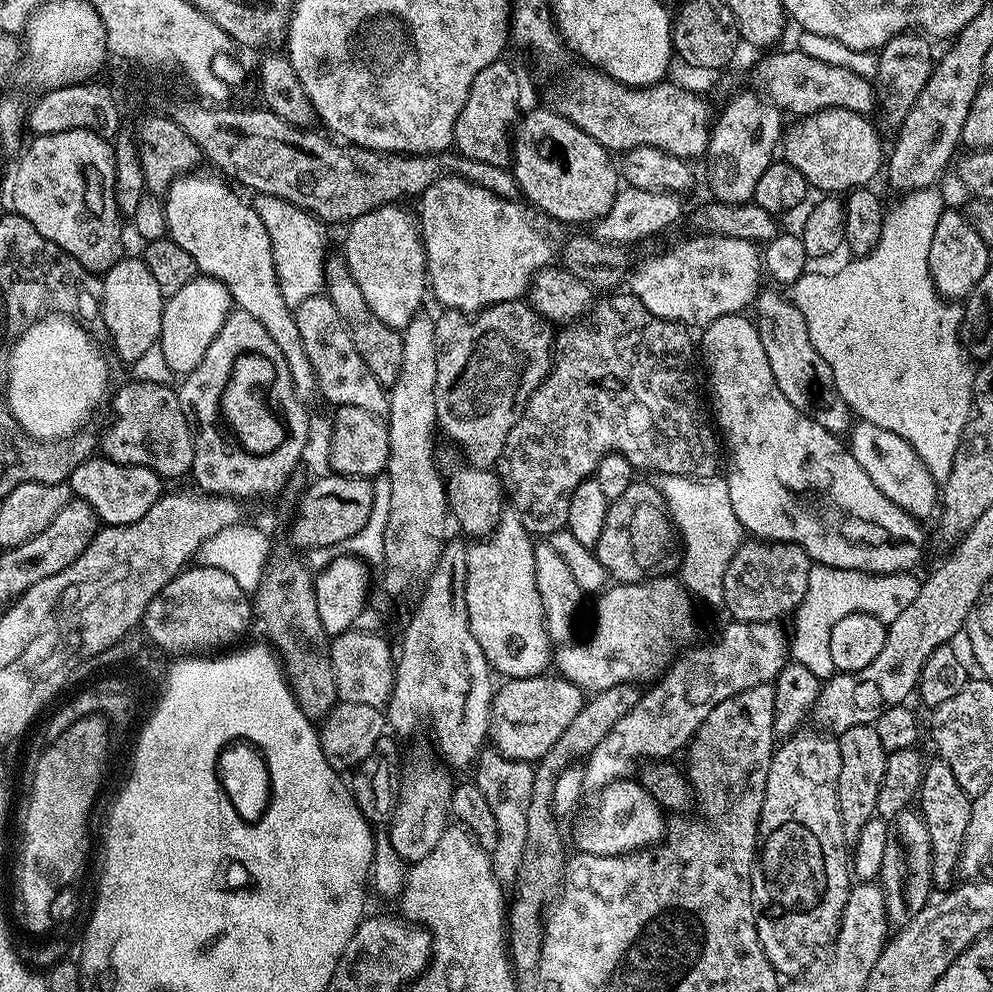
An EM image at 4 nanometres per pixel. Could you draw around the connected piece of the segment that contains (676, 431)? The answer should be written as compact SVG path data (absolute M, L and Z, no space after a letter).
M625 294L625 296L612 296L608 300L608 304L600 304L600 302L593 303L590 311L581 319L579 322L575 324L567 325L563 329L564 332L559 333L558 336L558 351L554 356L554 363L552 366L552 371L549 372L546 379L540 384L540 388L538 390L534 390L534 394L532 397L528 399L528 405L524 407L524 412L520 416L520 420L514 426L514 430L510 430L510 434L506 438L506 446L502 450L502 454L500 455L500 459L498 461L498 475L500 477L501 485L506 493L507 499L510 501L512 499L512 504L510 504L511 511L515 512L517 518L522 522L522 526L526 526L526 530L531 532L533 537L536 538L547 538L553 536L555 532L565 531L568 527L568 515L570 514L570 498L574 498L574 490L578 490L578 486L582 483L583 480L589 479L595 473L596 467L598 466L598 462L602 459L606 454L610 454L611 452L617 452L618 454L622 454L625 456L629 462L632 463L633 469L640 470L640 468L645 468L648 472L656 472L655 474L666 474L666 475L684 475L684 476L692 476L692 477L702 477L702 476L715 476L717 475L718 469L716 467L721 467L722 464L722 448L718 443L718 432L714 427L713 421L710 419L710 412L704 409L704 404L700 401L700 392L696 389L696 372L692 369L692 352L694 356L694 336L691 336L689 329L685 327L685 325L677 324L674 320L663 320L662 318L658 318L654 314L650 314L650 310L646 310L646 306L642 306L642 302L637 296L633 296L631 294Z

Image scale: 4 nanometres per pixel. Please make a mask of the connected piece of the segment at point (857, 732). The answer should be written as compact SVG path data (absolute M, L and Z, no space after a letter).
M870 724L850 726L845 732L839 733L840 749L842 750L842 770L836 779L836 797L840 821L844 824L845 837L855 838L862 826L871 816L876 815L878 790L882 786L882 774L886 774L886 758L882 741L878 739L875 727Z

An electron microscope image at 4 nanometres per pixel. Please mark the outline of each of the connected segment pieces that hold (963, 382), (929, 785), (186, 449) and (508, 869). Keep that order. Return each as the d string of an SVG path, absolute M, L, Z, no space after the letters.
M939 187L917 188L914 192L903 193L899 197L893 208L889 207L884 214L884 225L882 234L874 246L874 250L866 256L849 259L849 264L841 266L837 272L812 272L805 271L803 276L799 276L795 284L790 288L790 299L802 310L802 318L806 318L806 326L810 330L810 342L822 358L826 358L826 366L830 366L830 374L834 374L834 386L838 386L838 394L848 404L848 409L852 411L860 420L870 422L874 426L882 426L882 430L890 430L898 434L908 445L922 458L926 470L937 482L942 482L950 474L950 466L954 454L958 450L958 442L962 430L966 426L966 414L970 414L970 398L972 397L972 383L977 365L970 355L966 344L960 341L962 329L964 327L964 310L959 303L940 295L939 290L934 286L932 275L930 274L930 238L934 238L934 226L938 226L938 218L946 210L944 196L939 192Z
M939 758L927 761L918 793L918 810L930 830L932 882L937 889L947 890L953 887L957 879L962 842L966 838L966 826L970 822L972 802L973 797L968 796L966 790L962 790L958 778L954 778L954 770L950 770L946 761Z
M136 380L115 389L110 405L116 411L112 425L102 436L102 452L107 459L130 466L146 466L162 478L187 477L194 462L193 429L186 422L175 387Z
M488 746L475 761L475 768L474 782L482 790L482 794L486 794L486 802L490 802L490 810L494 810L494 818L498 821L498 842L490 854L492 868L496 871L497 880L515 881L516 870L526 850L526 810L530 810L530 786L534 782L533 765L526 760L511 760Z

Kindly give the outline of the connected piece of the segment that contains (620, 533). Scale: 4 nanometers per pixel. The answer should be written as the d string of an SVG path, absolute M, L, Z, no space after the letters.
M633 482L617 500L609 503L606 522L602 522L602 534L594 551L598 562L606 566L609 577L621 584L650 580L661 573L671 573L677 567L678 536L663 494L655 483Z

